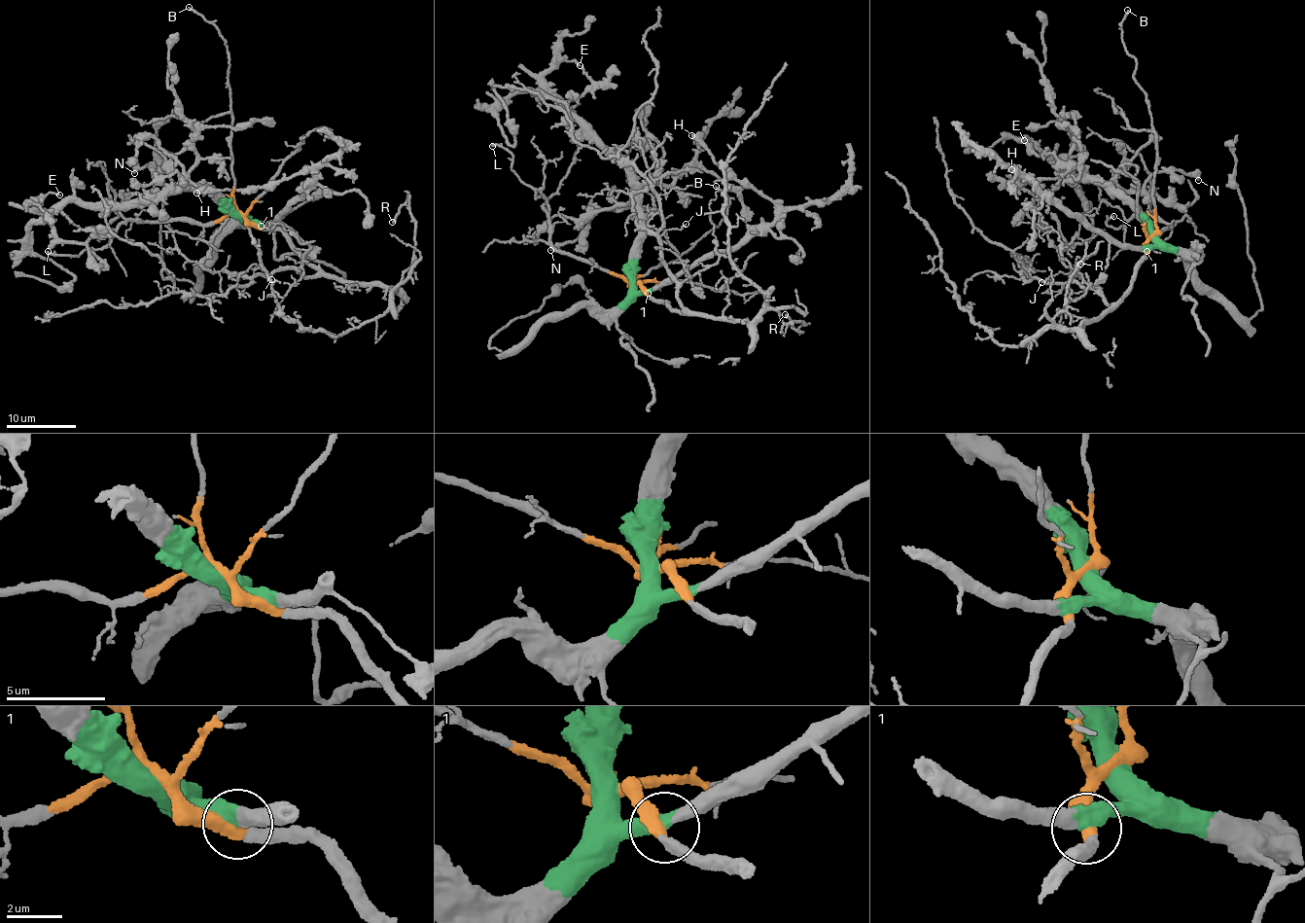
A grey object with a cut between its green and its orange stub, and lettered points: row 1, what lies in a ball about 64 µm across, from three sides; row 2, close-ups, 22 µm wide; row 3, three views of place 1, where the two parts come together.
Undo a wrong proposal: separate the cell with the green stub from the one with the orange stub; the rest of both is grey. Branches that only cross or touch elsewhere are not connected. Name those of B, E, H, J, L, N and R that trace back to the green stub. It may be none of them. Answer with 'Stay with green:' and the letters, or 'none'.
Stay with green: E, H, N

